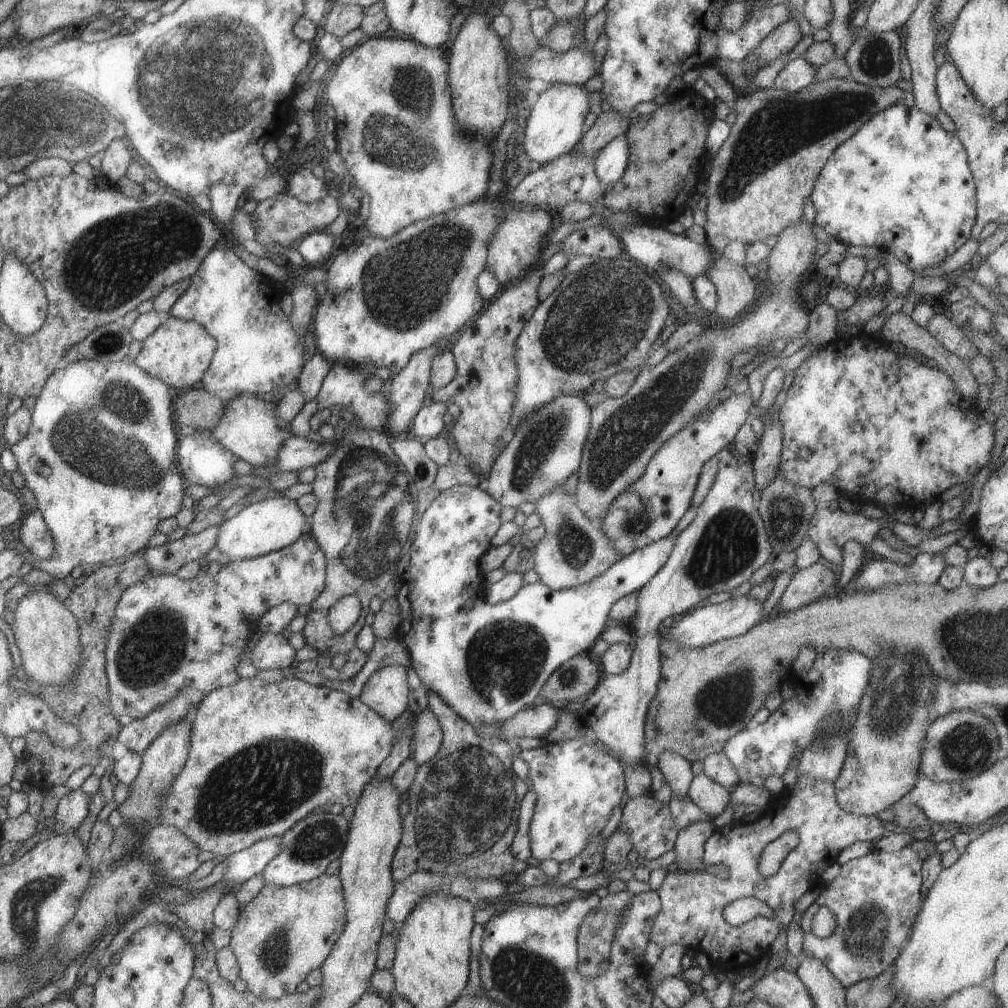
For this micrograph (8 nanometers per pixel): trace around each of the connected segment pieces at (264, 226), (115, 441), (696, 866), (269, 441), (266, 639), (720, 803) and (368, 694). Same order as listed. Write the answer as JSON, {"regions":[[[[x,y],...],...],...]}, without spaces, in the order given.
{"regions":[[[[282,191],[257,203],[253,212],[255,241],[263,246],[278,244],[282,247],[293,247],[297,241],[311,232],[327,230],[327,226],[337,218],[339,212],[338,192],[331,192],[311,203],[303,203]]],[[[93,359],[68,362],[65,368],[56,369],[47,378],[42,390],[35,397],[35,406],[33,406],[33,410],[30,412],[28,435],[21,438],[16,444],[11,445],[10,451],[17,463],[19,472],[25,478],[25,486],[33,492],[33,496],[37,500],[37,510],[43,514],[43,520],[47,524],[47,531],[51,532],[54,543],[53,557],[49,559],[33,558],[31,561],[32,568],[45,571],[55,581],[58,581],[69,575],[72,568],[77,566],[93,568],[126,559],[138,550],[148,546],[149,539],[157,532],[158,522],[169,517],[175,517],[182,510],[181,502],[184,496],[183,480],[179,476],[176,456],[179,437],[173,432],[174,422],[171,420],[169,388],[158,379],[141,371],[141,368],[138,368],[133,360],[124,359],[122,361],[109,362],[108,364],[100,364]]],[[[711,819],[689,824],[687,828],[680,830],[676,835],[673,850],[675,851],[675,863],[683,873],[695,873],[703,871],[702,864],[703,844],[711,837],[715,830]]],[[[241,393],[224,404],[219,423],[215,426],[210,436],[230,454],[233,454],[237,459],[241,459],[249,463],[252,467],[269,465],[276,458],[277,450],[281,444],[291,436],[287,425],[281,425],[276,420],[275,415],[276,403],[263,402],[257,395]]],[[[263,633],[252,651],[251,665],[259,670],[285,670],[291,665],[295,651],[281,633]]],[[[702,773],[693,776],[687,796],[701,811],[715,818],[728,806],[730,792]]],[[[388,665],[371,674],[358,700],[386,722],[393,723],[408,708],[407,696],[406,670],[401,665]]]]}

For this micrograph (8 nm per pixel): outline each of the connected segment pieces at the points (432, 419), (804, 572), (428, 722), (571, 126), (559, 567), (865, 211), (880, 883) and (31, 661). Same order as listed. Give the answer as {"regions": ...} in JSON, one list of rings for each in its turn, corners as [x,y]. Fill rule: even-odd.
{"regions":[[[[438,401],[423,406],[411,420],[407,436],[422,441],[437,437],[444,428],[442,418],[446,413],[446,406]]],[[[815,562],[795,571],[777,604],[785,613],[800,610],[823,596],[835,594],[836,583],[833,572],[827,566]]],[[[426,707],[416,714],[416,730],[410,740],[412,760],[419,767],[428,762],[437,753],[442,742],[442,731],[438,721]]],[[[553,84],[535,102],[533,109],[523,124],[524,134],[523,152],[529,162],[538,167],[552,162],[562,155],[573,152],[575,144],[579,142],[583,135],[582,125],[587,112],[589,112],[587,92],[581,85]]],[[[559,482],[550,493],[532,503],[533,512],[544,529],[543,538],[534,544],[534,571],[542,584],[554,590],[575,587],[602,574],[623,558],[610,546],[598,524],[581,513],[576,499],[565,492],[563,483]]],[[[902,102],[894,103],[883,111],[873,114],[850,138],[847,138],[845,142],[833,150],[815,180],[810,199],[816,213],[814,224],[821,227],[830,239],[843,242],[846,246],[867,246],[889,252],[910,271],[920,270],[926,266],[935,266],[953,254],[967,240],[973,238],[971,232],[976,218],[975,190],[972,175],[966,162],[966,153],[961,142],[955,134],[946,132],[935,117],[924,114],[915,106],[908,108]]],[[[909,847],[891,853],[877,851],[849,860],[840,866],[839,874],[829,883],[821,884],[821,894],[815,898],[803,916],[799,925],[803,931],[801,956],[809,956],[820,961],[827,971],[845,988],[861,980],[876,978],[889,969],[899,955],[899,950],[907,943],[914,919],[922,906],[922,861],[917,851]],[[825,906],[835,918],[835,929],[828,938],[816,938],[810,930],[812,917],[817,910]]],[[[35,590],[19,598],[12,611],[13,622],[10,628],[29,682],[63,685],[80,665],[78,625],[72,613],[49,591]]]]}

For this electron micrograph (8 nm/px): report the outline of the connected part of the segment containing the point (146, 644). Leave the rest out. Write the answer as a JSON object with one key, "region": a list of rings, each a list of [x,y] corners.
{"region":[[[307,530],[287,547],[261,557],[231,561],[214,576],[206,573],[182,580],[176,575],[149,574],[127,588],[117,602],[104,653],[111,715],[115,719],[120,716],[143,719],[187,686],[205,696],[236,682],[239,677],[234,672],[234,665],[246,648],[252,619],[285,602],[295,607],[309,605],[323,591],[325,574],[325,556]]]}

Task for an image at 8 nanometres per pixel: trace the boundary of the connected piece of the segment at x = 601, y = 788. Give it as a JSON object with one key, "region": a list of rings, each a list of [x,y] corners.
{"region":[[[586,732],[581,737],[559,743],[544,743],[541,747],[521,749],[519,757],[527,764],[530,790],[535,794],[533,816],[528,827],[530,852],[538,862],[554,860],[561,865],[574,858],[585,844],[603,830],[611,811],[617,808],[626,792],[622,764],[595,743],[595,735]]]}

